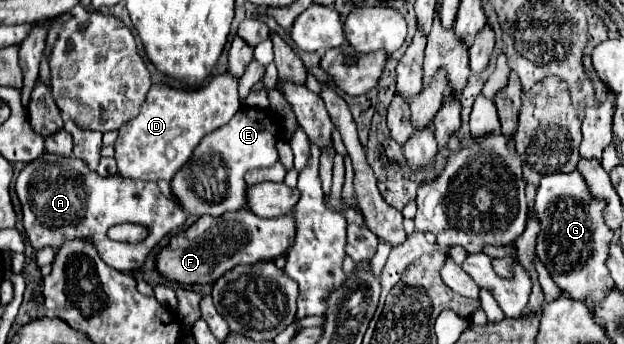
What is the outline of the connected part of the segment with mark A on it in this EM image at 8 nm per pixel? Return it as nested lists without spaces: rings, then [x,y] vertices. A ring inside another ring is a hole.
[[[44,153],[38,161],[28,163],[16,181],[16,193],[22,203],[24,229],[28,233],[28,241],[34,249],[42,249],[46,245],[60,249],[66,239],[86,239],[92,237],[100,257],[118,271],[132,271],[142,265],[144,257],[150,249],[170,233],[176,233],[184,227],[186,213],[168,201],[158,185],[138,185],[138,181],[130,181],[126,177],[100,177],[98,173],[90,173],[82,161],[76,157],[54,157]],[[120,223],[136,223],[148,227],[146,239],[138,243],[122,243],[106,237],[106,231]]]

